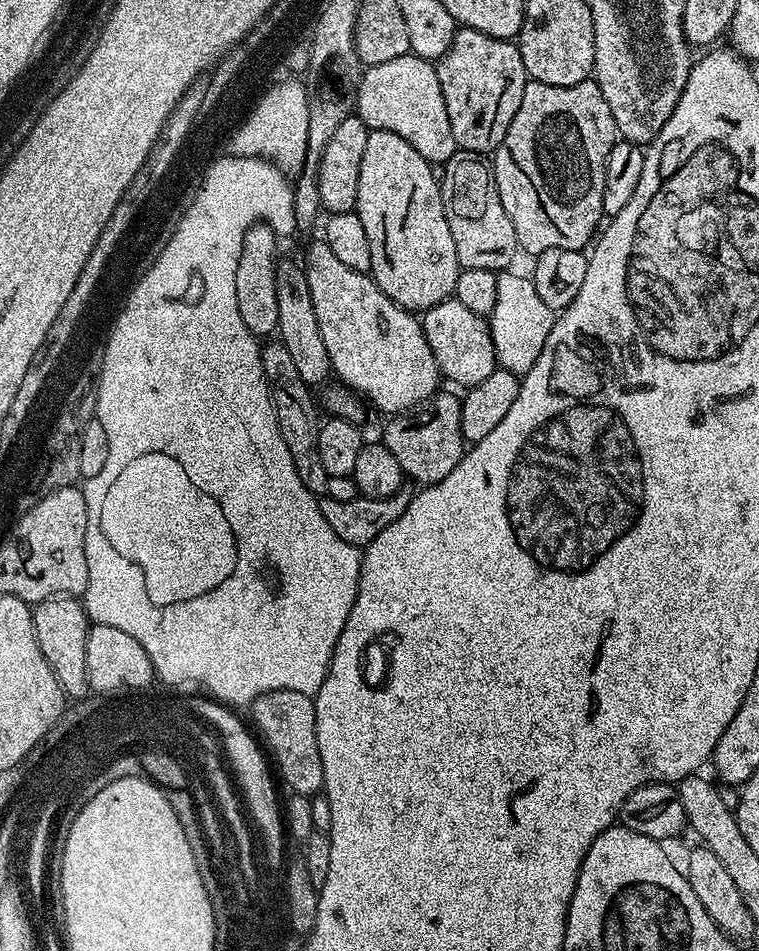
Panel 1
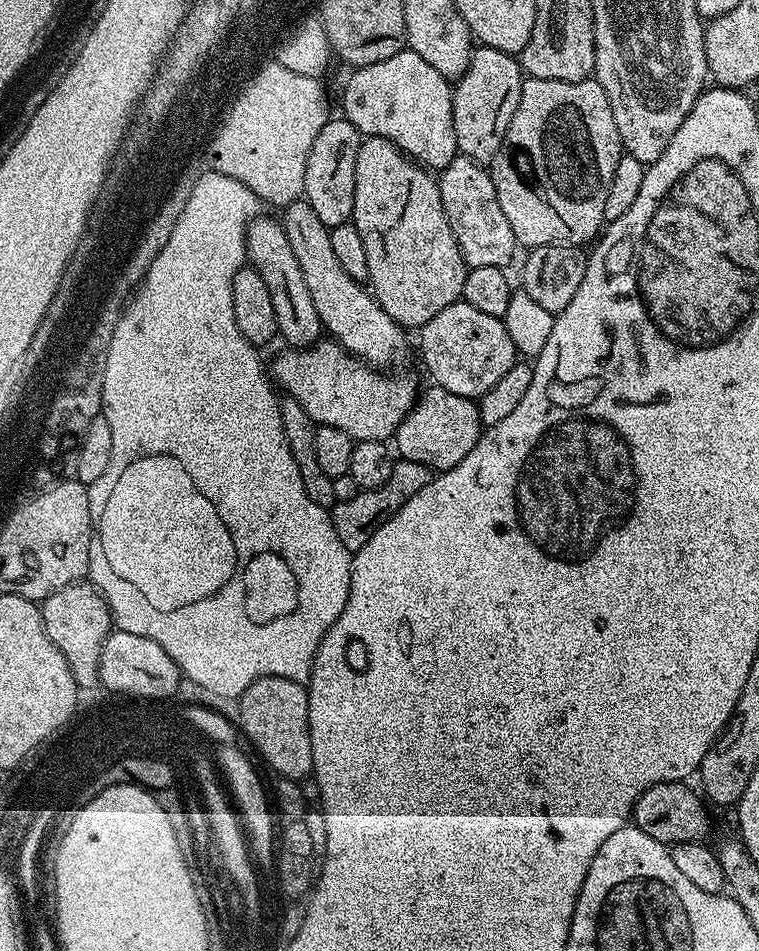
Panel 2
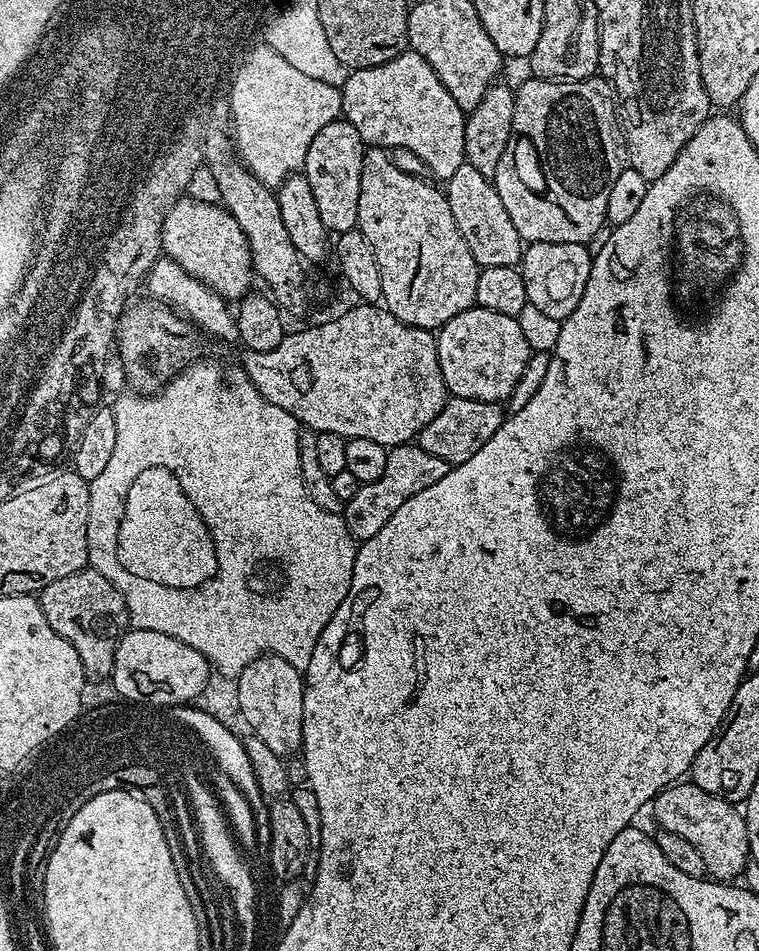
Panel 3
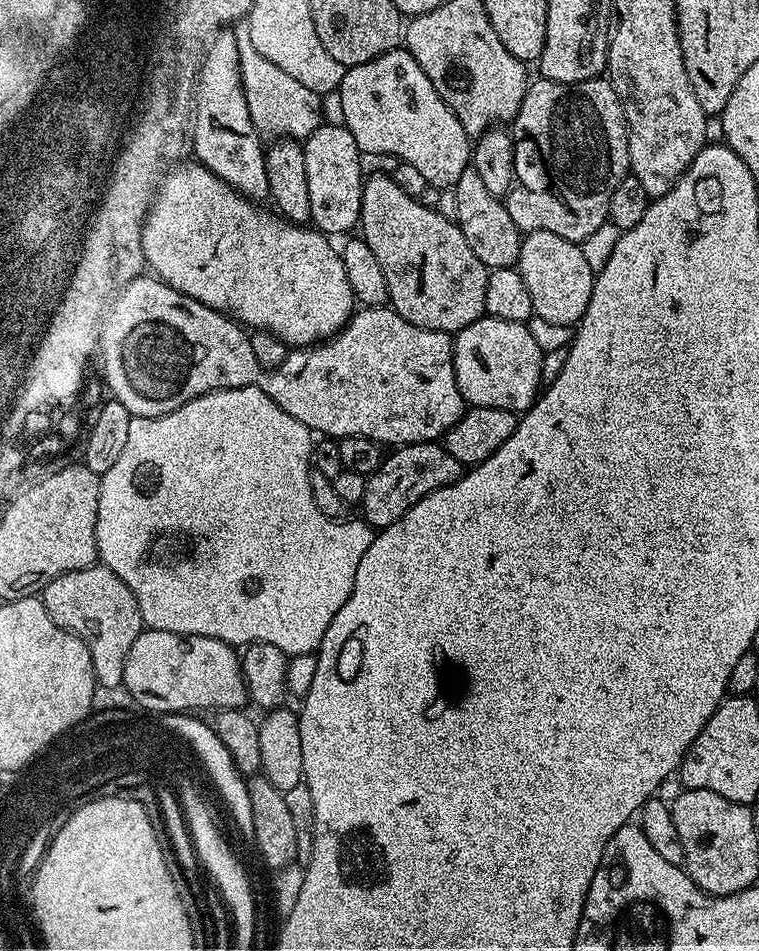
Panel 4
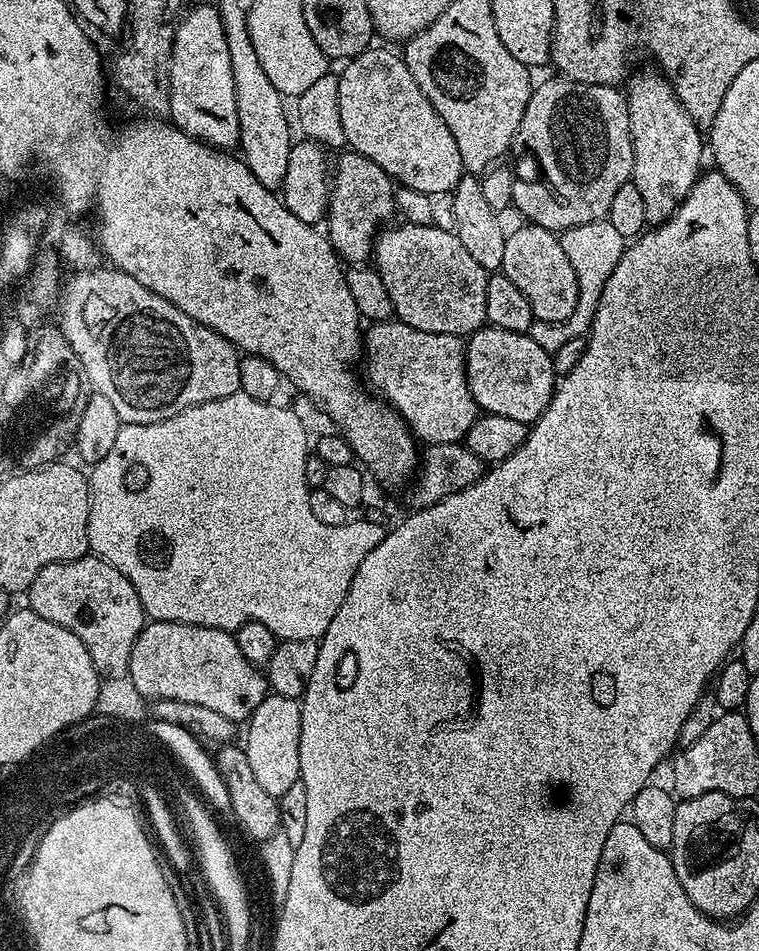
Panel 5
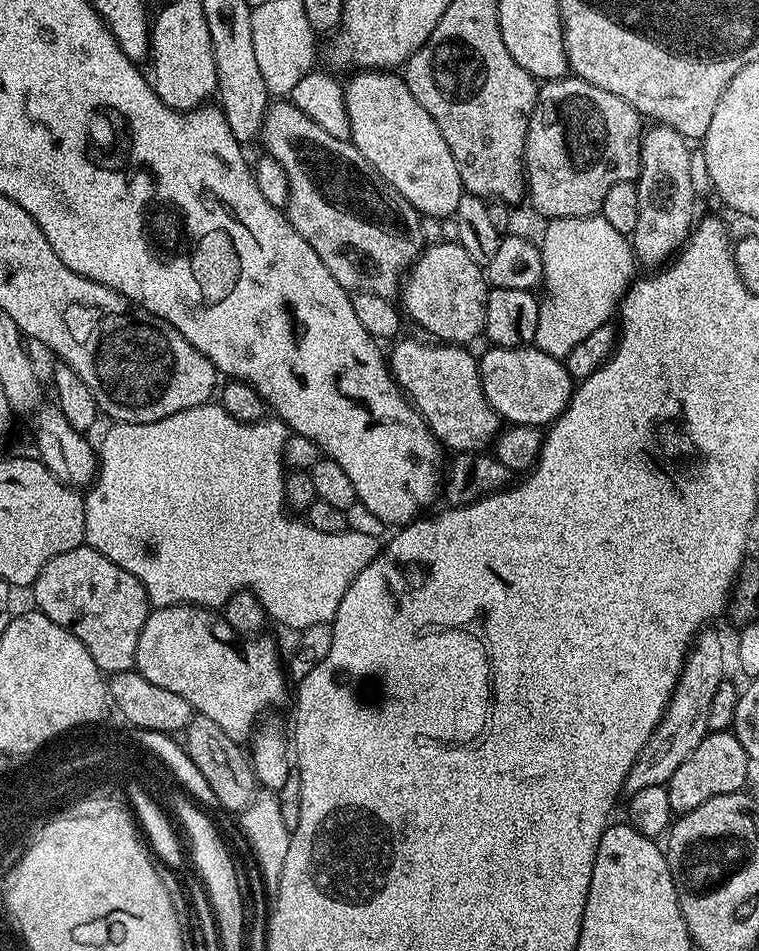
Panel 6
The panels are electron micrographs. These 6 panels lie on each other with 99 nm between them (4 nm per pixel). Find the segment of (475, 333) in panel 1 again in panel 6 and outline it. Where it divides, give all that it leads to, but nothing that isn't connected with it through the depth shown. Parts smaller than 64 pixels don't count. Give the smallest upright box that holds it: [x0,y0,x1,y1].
[478,346,574,428]

